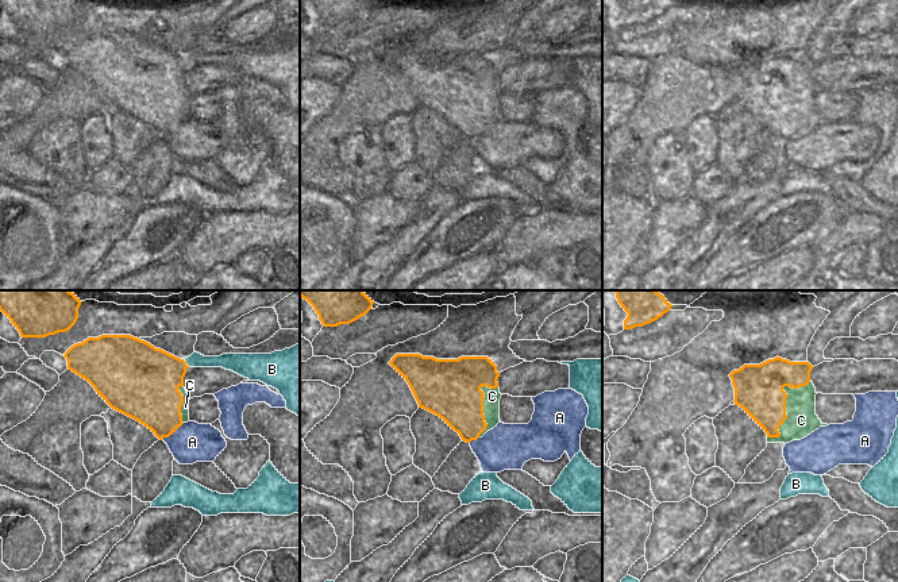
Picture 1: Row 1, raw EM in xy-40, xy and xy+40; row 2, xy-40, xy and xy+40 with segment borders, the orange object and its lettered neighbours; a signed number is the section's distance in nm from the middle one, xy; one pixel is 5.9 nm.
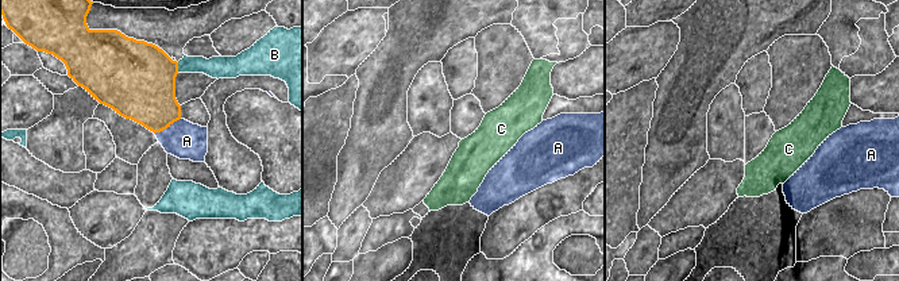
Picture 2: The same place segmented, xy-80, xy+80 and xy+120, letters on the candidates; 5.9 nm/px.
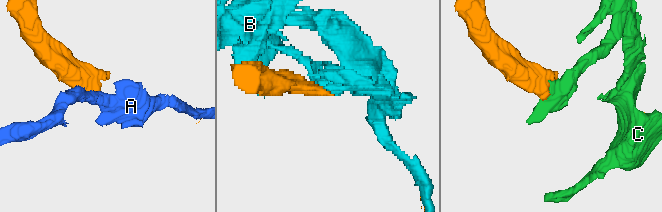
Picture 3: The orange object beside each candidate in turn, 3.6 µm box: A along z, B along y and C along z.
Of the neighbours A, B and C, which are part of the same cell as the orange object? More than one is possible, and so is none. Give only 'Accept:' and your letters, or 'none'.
Accept: none

